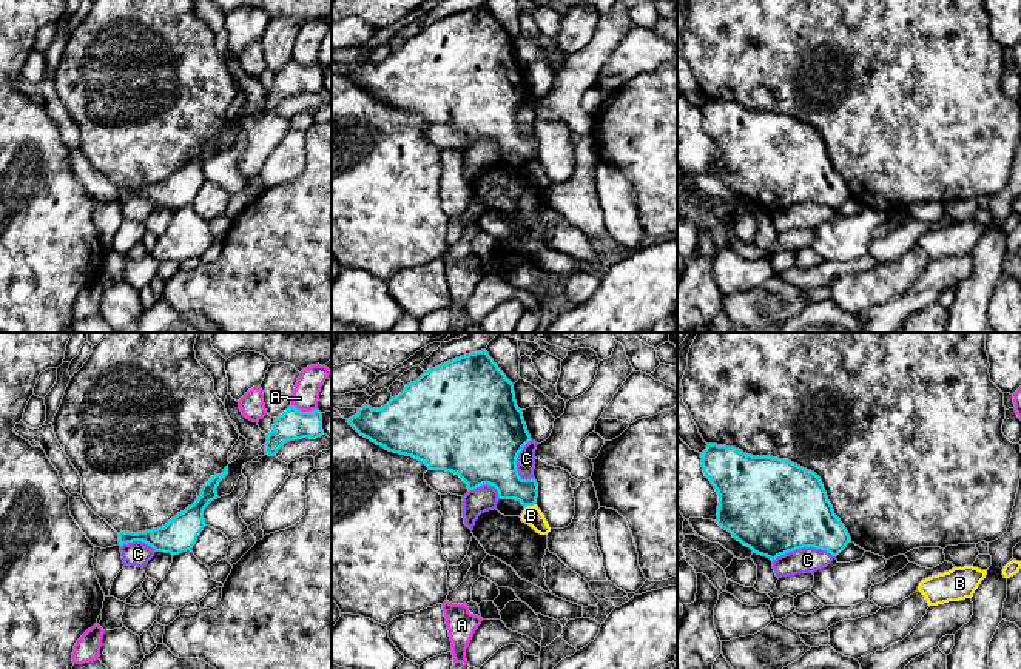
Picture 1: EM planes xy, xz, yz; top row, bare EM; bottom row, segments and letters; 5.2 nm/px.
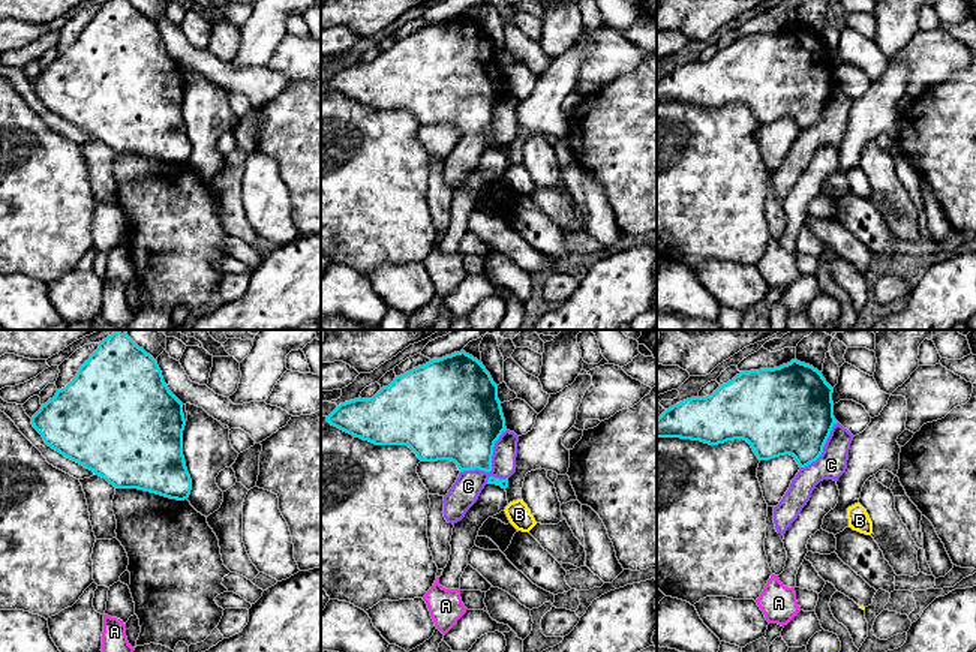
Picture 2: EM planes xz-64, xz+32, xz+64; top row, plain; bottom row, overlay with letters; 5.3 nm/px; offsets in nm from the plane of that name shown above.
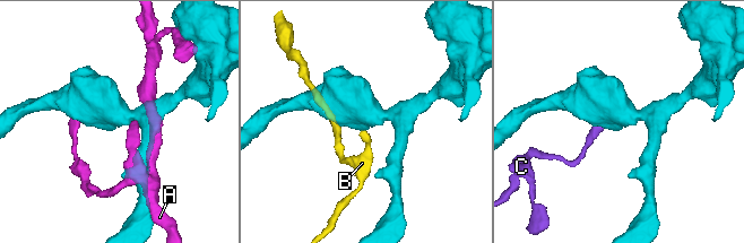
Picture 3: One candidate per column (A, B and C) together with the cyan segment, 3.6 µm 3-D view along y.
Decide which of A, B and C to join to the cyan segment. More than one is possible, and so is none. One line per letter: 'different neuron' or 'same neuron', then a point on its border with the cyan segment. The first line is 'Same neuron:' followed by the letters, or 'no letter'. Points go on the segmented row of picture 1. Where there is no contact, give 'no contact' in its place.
Same neuron: no letter
A: different neuron | xy (304, 412)
B: different neuron | xz (529, 504)
C: different neuron | yz (802, 546)

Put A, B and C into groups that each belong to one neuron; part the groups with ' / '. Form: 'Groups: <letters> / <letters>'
Groups: A / B / C

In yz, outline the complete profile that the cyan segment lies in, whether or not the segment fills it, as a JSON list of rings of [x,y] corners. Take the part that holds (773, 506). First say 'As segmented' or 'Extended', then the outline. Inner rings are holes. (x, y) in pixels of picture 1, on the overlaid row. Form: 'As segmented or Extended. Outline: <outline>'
As segmented. Outline: [[[708,444],[700,458],[703,473],[719,495],[716,523],[753,553],[773,561],[796,549],[814,547],[837,556],[851,543],[814,472],[788,459],[753,456],[717,444]]]

